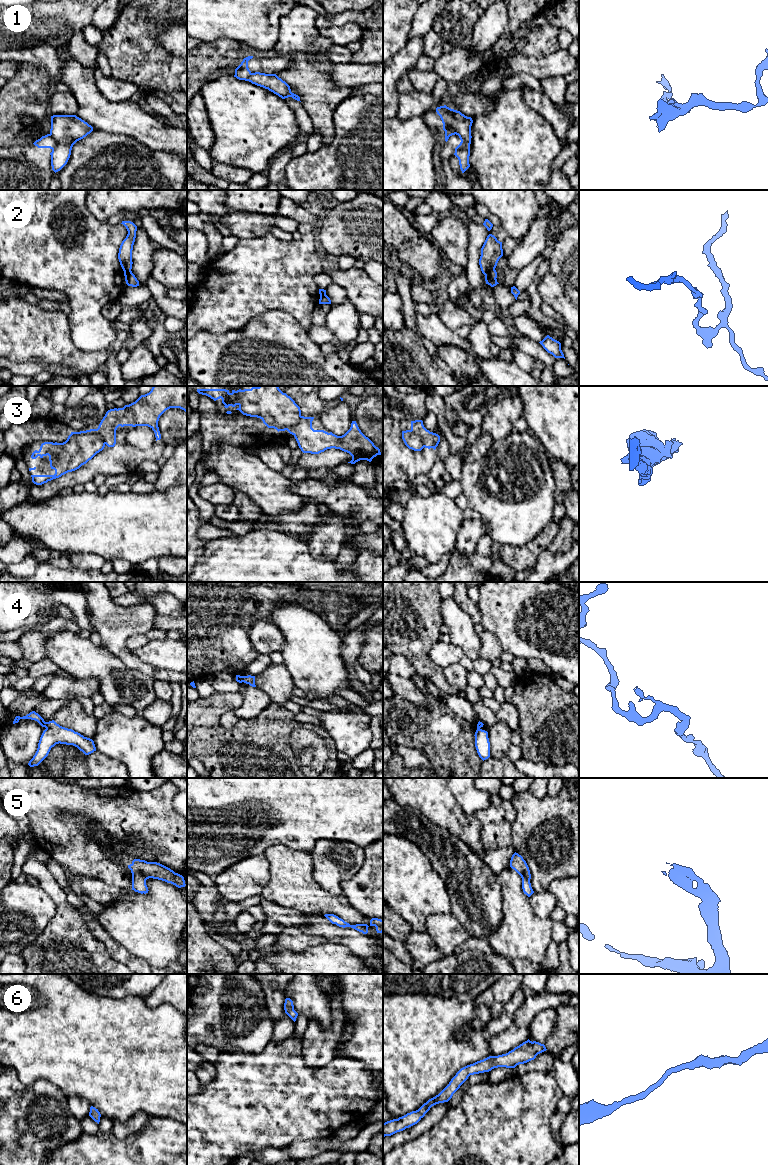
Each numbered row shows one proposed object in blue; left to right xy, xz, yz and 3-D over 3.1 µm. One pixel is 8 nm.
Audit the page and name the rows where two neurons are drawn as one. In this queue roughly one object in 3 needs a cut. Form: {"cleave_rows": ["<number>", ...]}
{"cleave_rows": ["1", "2", "3", "4"]}

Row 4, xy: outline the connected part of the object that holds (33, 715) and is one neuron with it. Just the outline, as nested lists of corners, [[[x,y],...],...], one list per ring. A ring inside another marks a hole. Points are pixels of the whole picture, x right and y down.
[[[35,711],[30,712],[29,714],[27,714],[26,716],[20,717],[20,716],[16,716],[13,724],[18,723],[20,719],[31,719],[31,720],[35,720],[37,721],[42,727],[46,728],[46,722],[44,721],[44,719]]]

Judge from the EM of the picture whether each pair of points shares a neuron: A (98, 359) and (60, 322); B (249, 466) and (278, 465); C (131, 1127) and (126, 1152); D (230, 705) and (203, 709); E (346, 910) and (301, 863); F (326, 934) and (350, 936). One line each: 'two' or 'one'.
A: one
B: two
C: two
D: one
E: one
F: one

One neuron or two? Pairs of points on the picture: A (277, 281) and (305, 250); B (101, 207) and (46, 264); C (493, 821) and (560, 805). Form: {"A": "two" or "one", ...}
{"A": "one", "B": "two", "C": "two"}

